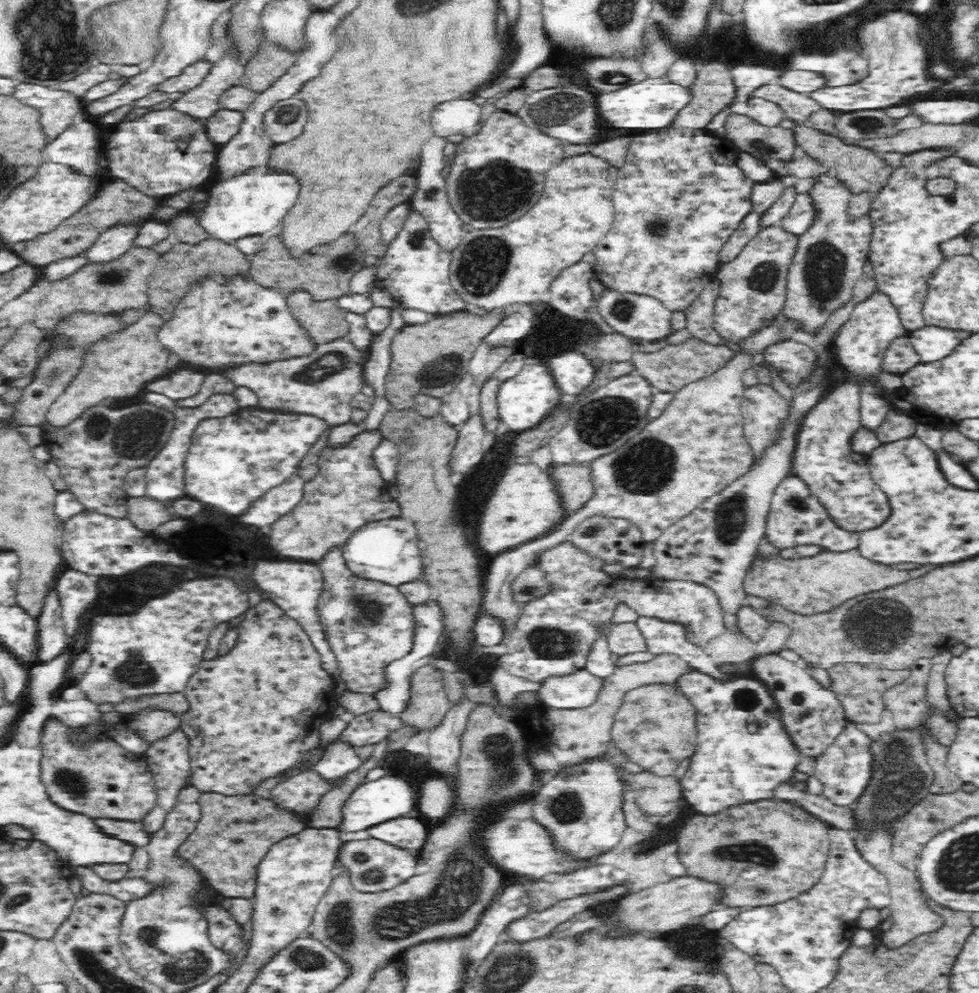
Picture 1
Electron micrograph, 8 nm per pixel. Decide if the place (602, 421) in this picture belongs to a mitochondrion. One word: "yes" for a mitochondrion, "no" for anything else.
yes

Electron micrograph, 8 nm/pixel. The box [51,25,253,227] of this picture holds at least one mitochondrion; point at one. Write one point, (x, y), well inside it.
(161, 130)

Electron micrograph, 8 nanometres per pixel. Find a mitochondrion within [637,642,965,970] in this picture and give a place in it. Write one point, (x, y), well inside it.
(900, 777)

